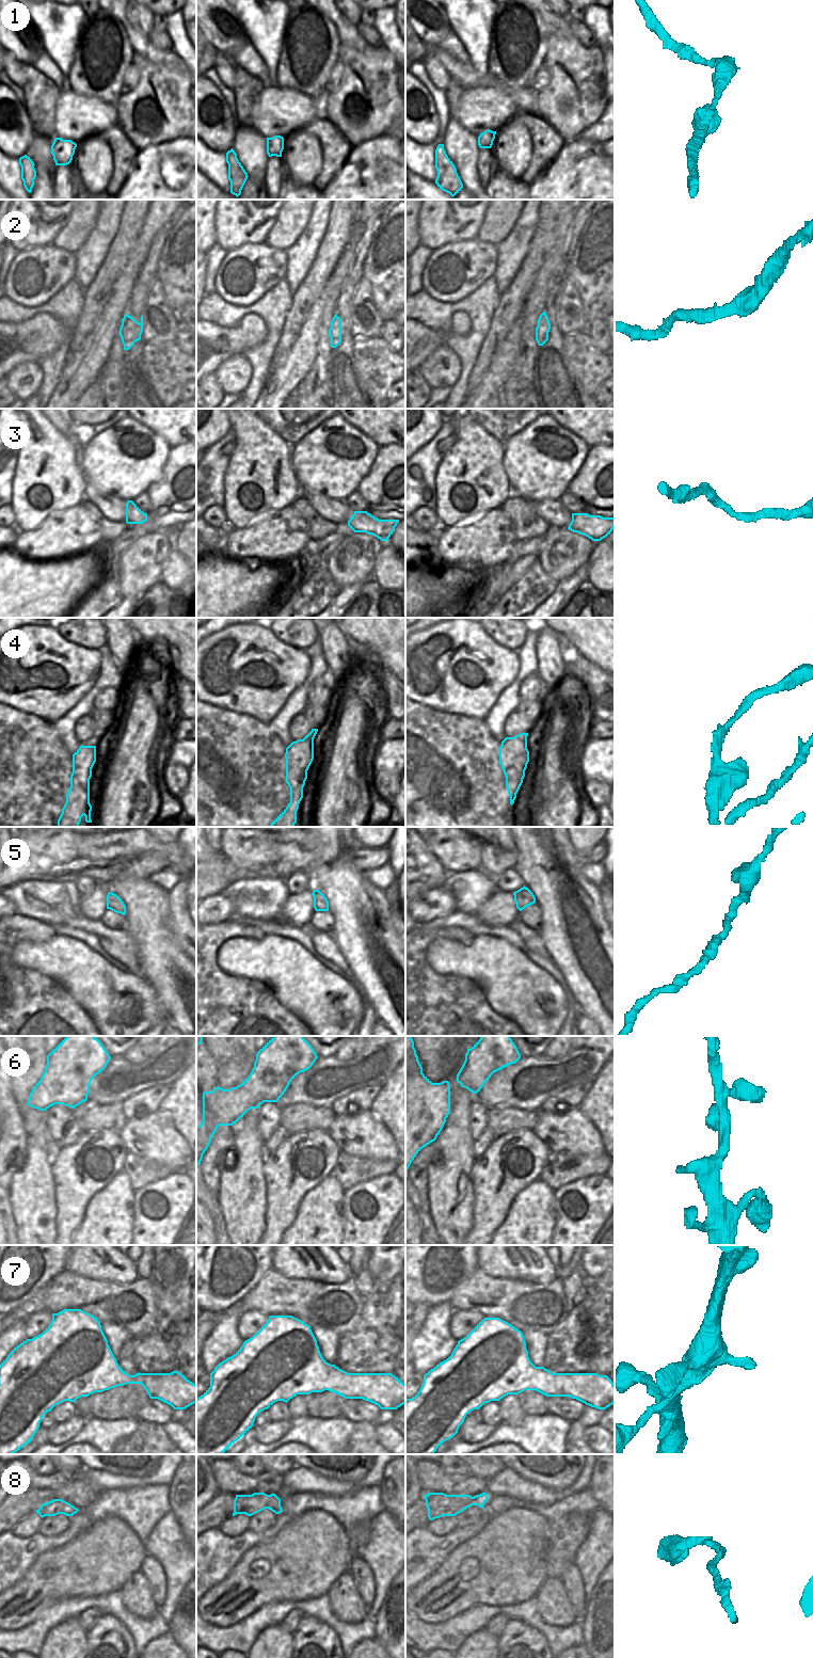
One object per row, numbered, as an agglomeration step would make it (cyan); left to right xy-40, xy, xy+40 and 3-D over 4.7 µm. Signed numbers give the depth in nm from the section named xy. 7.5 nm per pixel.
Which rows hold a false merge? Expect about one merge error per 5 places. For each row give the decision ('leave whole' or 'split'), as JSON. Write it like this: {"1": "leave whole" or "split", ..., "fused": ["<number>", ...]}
{"1": "leave whole", "2": "leave whole", "3": "leave whole", "4": "split", "5": "leave whole", "6": "leave whole", "7": "leave whole", "8": "leave whole", "fused": ["4"]}

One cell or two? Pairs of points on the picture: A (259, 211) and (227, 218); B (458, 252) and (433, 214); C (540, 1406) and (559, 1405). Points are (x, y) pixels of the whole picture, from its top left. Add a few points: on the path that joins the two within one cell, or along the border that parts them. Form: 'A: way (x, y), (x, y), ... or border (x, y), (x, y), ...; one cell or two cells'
A: way (252, 218), (244, 224), (240, 224), (235, 219); one cell
B: border (475, 238), (449, 242), (433, 250); two cells
C: border (546, 1397), (547, 1413); two cells

